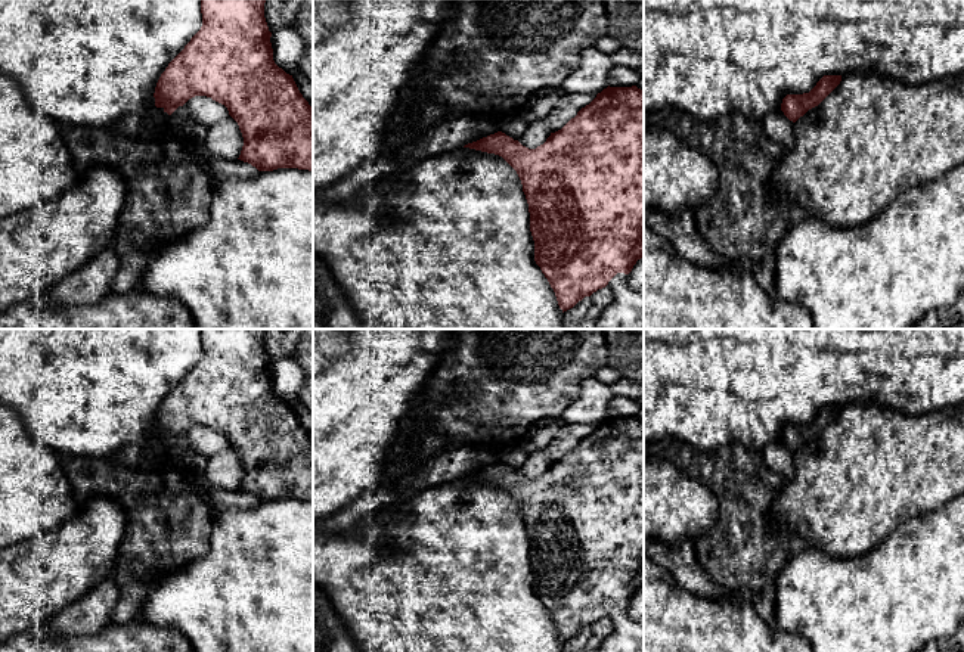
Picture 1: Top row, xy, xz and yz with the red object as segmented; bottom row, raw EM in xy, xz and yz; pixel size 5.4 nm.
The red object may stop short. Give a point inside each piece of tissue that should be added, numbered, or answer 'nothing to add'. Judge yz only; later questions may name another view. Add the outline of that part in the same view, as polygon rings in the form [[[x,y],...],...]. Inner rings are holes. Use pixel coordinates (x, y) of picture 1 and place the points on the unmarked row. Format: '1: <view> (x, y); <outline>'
nothing to add

